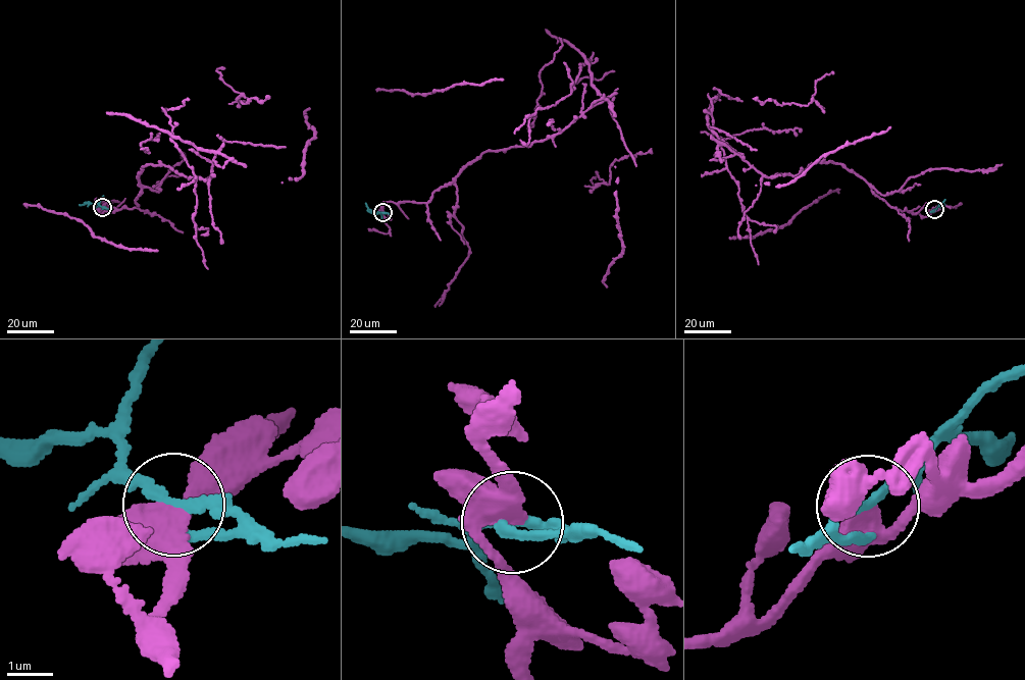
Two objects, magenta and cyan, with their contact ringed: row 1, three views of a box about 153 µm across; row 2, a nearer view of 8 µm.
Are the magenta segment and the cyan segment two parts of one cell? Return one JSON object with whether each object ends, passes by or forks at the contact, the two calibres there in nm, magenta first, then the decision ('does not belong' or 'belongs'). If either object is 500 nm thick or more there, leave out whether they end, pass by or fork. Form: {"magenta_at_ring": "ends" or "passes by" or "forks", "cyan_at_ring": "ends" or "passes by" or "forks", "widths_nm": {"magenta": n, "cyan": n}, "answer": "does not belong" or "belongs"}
{"magenta_at_ring": "passes by", "cyan_at_ring": "passes by", "widths_nm": {"magenta": 480, "cyan": 200}, "answer": "does not belong"}

